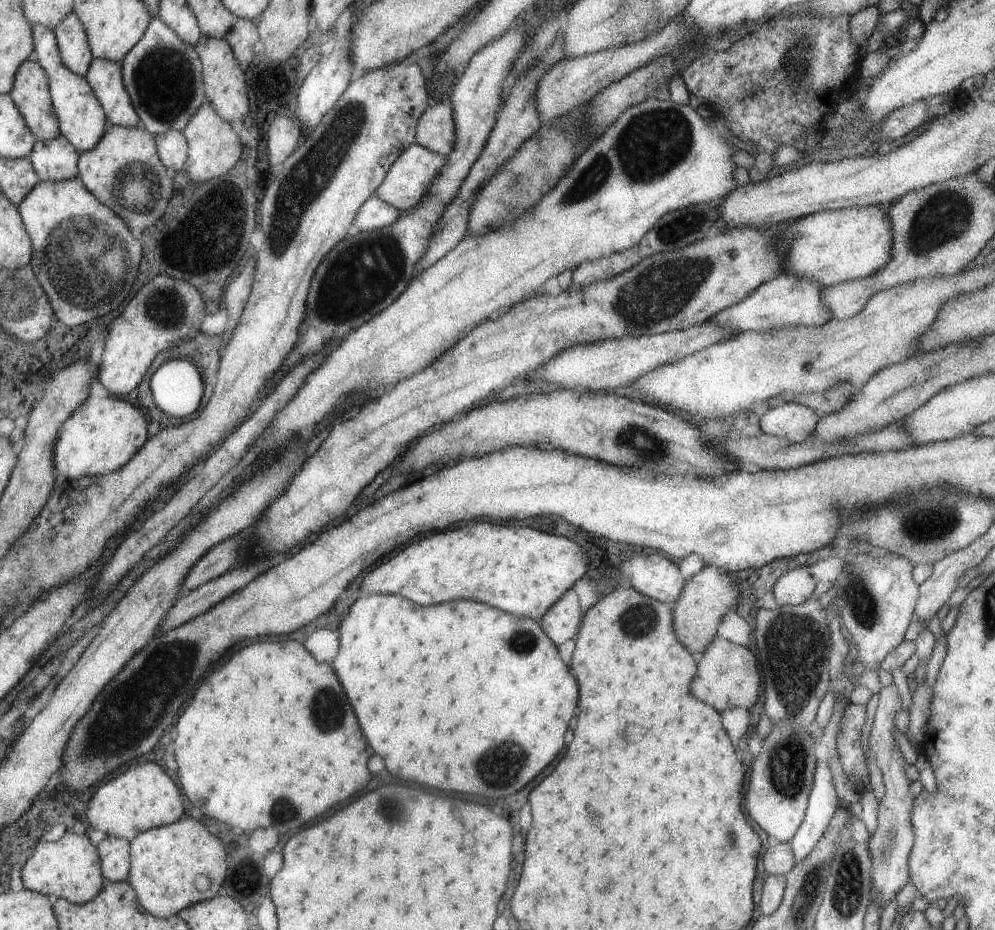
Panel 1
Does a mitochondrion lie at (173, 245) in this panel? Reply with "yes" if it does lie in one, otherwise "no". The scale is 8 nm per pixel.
no

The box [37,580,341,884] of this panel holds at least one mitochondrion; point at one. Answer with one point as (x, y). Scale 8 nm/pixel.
(130, 708)

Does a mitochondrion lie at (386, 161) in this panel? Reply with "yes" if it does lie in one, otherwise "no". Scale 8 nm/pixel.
no

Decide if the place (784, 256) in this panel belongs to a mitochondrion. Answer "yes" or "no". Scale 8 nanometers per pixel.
no

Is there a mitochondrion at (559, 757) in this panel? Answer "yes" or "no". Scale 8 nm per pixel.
no

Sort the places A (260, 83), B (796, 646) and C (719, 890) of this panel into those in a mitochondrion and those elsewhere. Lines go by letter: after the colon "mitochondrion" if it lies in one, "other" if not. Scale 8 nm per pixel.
A: other
B: mitochondrion
C: other

